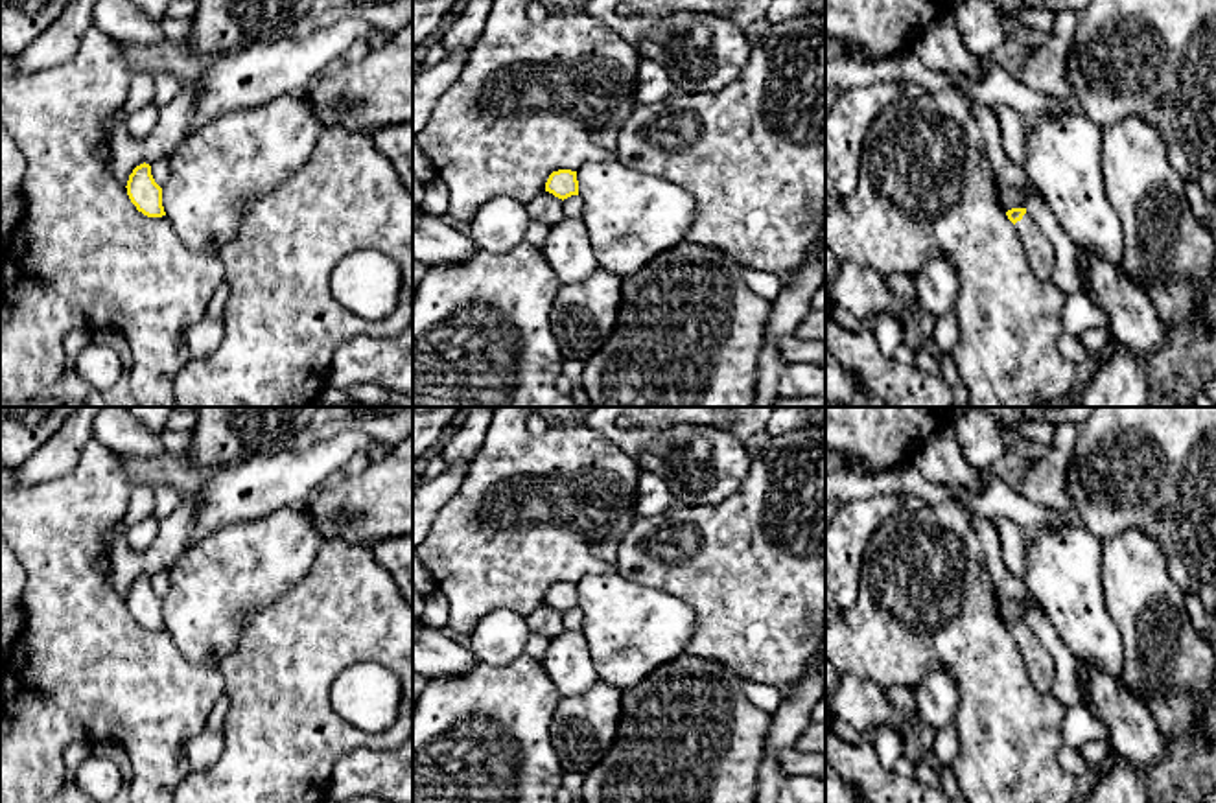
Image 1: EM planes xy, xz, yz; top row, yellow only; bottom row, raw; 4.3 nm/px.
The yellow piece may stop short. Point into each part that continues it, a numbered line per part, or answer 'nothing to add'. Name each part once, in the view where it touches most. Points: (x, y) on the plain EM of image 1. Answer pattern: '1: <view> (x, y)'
1: yz (1041, 667)

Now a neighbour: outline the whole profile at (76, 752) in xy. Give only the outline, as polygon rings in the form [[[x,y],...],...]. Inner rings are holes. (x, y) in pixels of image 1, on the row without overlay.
[[[76,740],[68,744],[64,751],[66,770],[76,772],[81,766],[81,762],[90,755],[92,755],[90,742]]]

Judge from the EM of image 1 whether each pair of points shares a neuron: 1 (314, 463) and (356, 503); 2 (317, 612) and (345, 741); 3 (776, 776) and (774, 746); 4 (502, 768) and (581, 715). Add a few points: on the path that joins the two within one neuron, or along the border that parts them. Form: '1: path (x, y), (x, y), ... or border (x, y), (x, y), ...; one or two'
1: border (341, 470), (323, 481), (303, 501); two
2: path (317, 643), (317, 709); one
3: path (772, 768), (772, 754); one
4: border (559, 697), (553, 708), (549, 741), (564, 768); two

